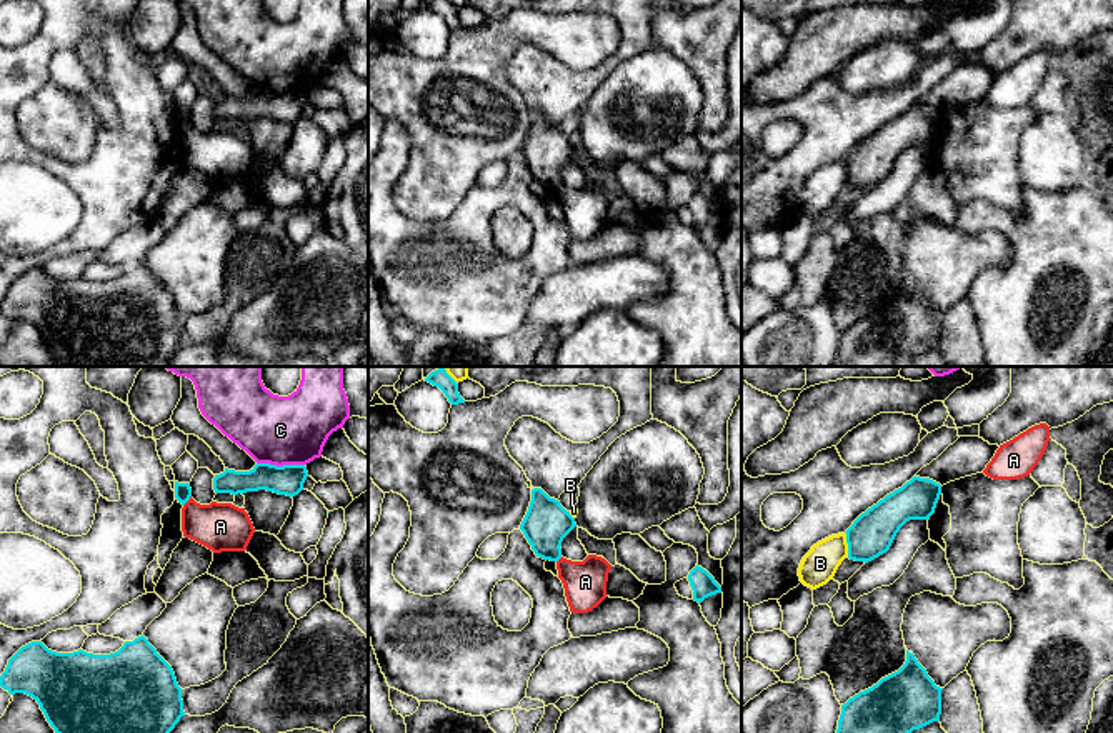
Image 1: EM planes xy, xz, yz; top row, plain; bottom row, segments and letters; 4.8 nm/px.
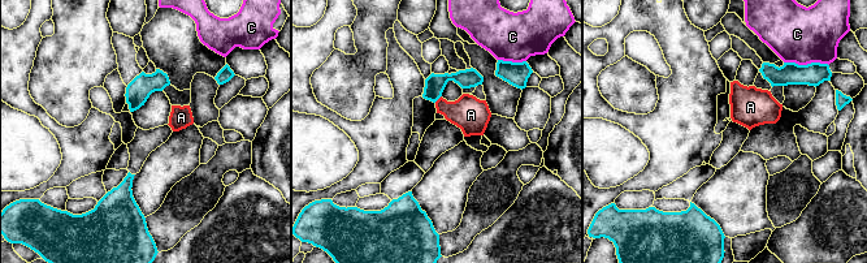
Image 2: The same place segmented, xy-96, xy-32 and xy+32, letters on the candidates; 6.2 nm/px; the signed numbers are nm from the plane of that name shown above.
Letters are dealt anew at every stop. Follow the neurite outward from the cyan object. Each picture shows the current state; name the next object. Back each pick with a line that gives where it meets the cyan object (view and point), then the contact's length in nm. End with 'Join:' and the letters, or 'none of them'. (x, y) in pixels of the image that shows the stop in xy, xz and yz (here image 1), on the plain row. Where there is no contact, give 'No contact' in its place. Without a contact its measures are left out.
Join: none of them

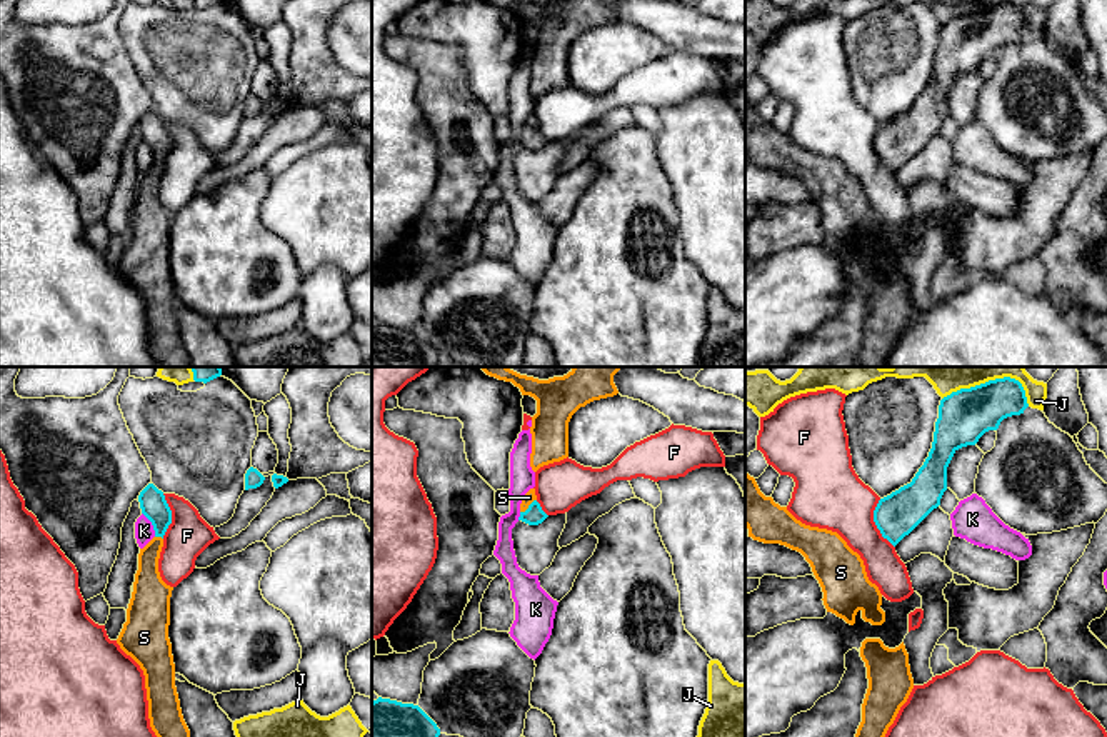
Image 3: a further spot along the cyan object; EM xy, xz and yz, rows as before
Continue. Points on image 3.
S: Touches cyan at xz (529, 134). Shared border 100 nm
Join: S

